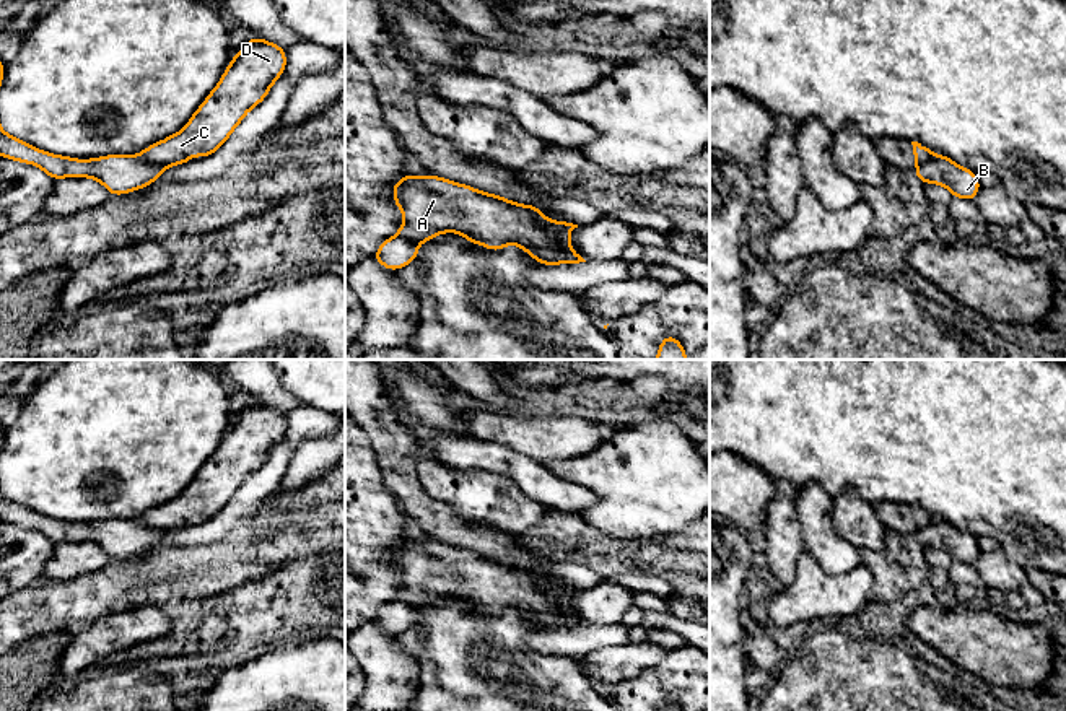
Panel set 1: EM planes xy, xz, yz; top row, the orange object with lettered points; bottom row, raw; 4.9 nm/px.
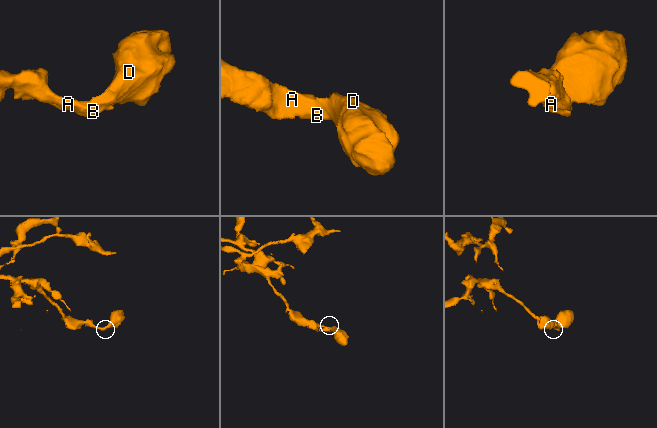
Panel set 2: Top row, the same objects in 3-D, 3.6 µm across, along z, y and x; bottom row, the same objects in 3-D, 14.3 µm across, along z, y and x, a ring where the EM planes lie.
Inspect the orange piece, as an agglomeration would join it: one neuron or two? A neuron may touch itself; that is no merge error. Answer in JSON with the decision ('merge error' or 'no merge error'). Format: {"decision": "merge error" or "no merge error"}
{"decision": "merge error"}

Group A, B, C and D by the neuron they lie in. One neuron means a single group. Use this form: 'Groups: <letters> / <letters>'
Groups: A B / C D

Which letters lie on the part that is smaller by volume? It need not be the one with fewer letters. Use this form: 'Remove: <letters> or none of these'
Remove: C, D

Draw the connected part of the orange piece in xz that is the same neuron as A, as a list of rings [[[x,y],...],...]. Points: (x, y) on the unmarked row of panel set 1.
[[[404,539],[391,555],[405,586],[394,602],[379,608],[373,625],[392,636],[413,626],[417,610],[439,597],[461,597],[490,615],[518,608],[542,630],[566,628],[558,607],[513,565],[431,539]]]

